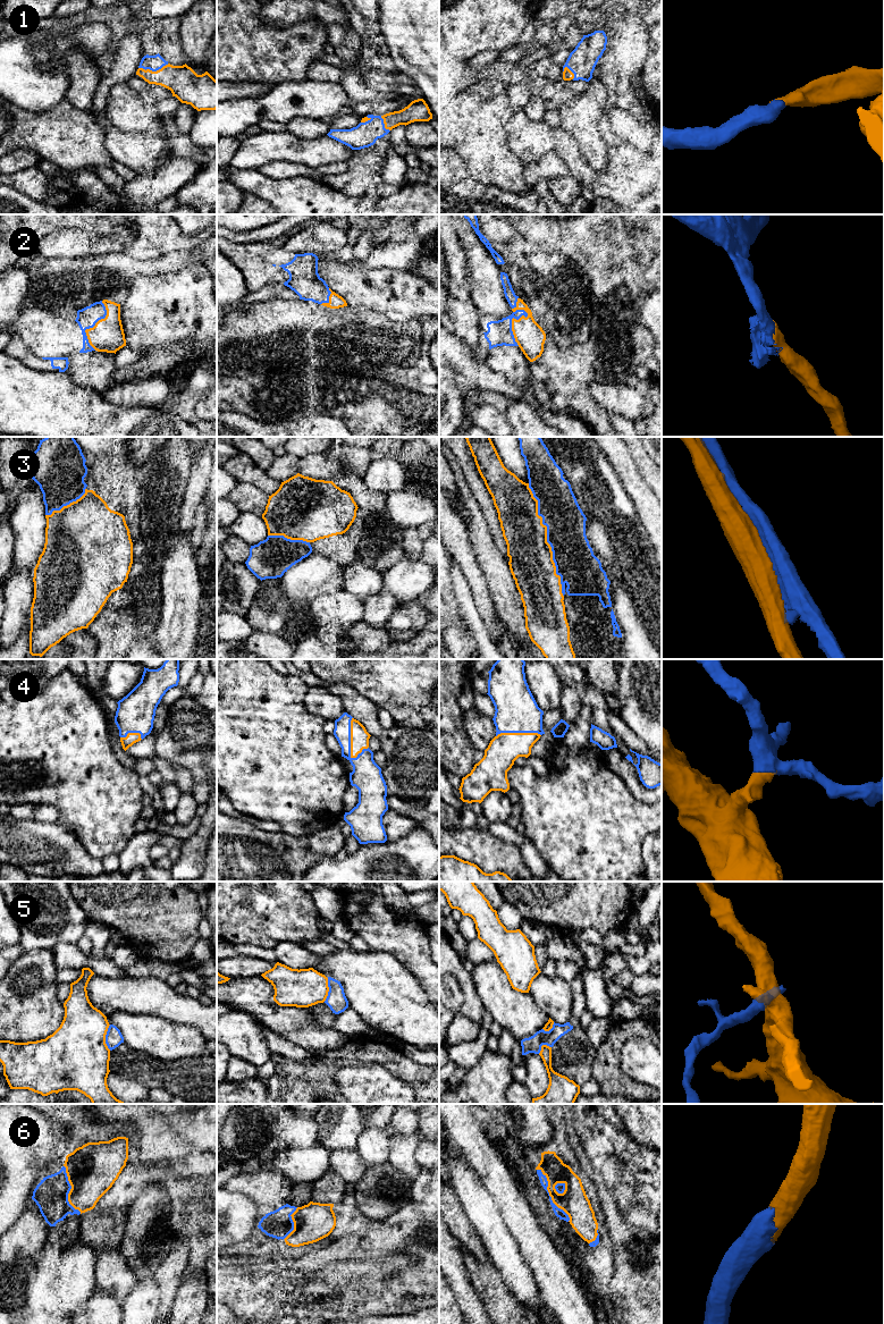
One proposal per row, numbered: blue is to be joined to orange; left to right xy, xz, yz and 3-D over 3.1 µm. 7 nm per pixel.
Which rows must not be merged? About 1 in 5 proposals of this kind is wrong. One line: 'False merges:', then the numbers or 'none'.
False merges: 3, 5

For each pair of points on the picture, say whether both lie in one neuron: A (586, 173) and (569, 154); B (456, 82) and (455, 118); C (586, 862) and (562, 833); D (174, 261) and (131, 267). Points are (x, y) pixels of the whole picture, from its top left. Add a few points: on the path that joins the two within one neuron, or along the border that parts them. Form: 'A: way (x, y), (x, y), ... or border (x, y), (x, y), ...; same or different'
A: way (581, 168), (573, 159); same
B: border (464, 87), (451, 99); different
C: way (578, 857), (575, 854), (575, 846), (570, 841); same
D: way (163, 263), (156, 267), (141, 267); same

